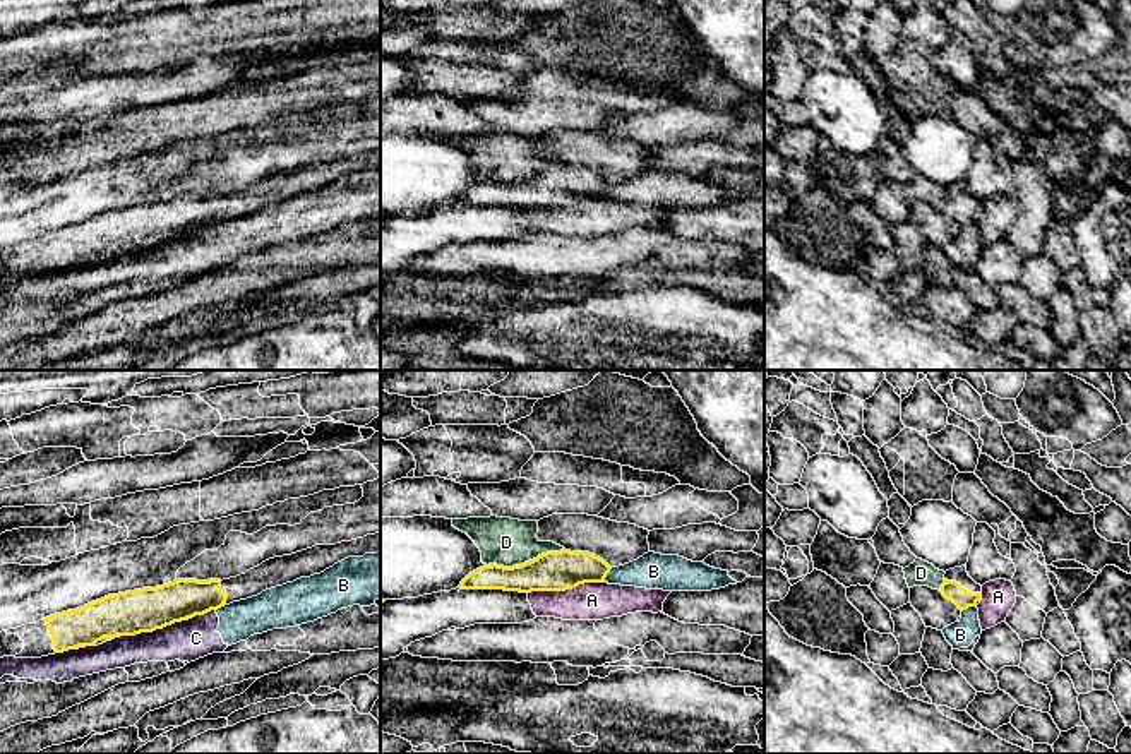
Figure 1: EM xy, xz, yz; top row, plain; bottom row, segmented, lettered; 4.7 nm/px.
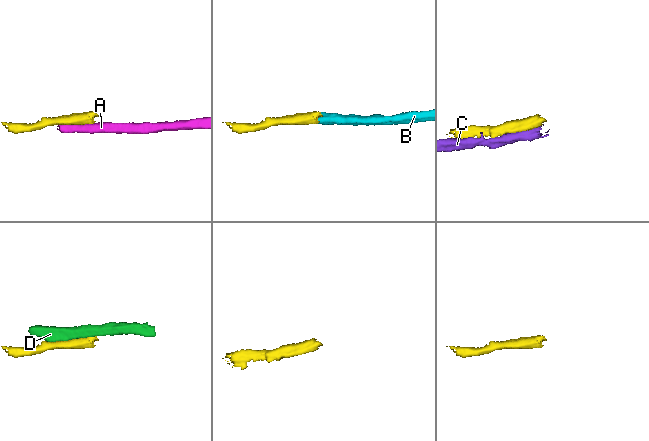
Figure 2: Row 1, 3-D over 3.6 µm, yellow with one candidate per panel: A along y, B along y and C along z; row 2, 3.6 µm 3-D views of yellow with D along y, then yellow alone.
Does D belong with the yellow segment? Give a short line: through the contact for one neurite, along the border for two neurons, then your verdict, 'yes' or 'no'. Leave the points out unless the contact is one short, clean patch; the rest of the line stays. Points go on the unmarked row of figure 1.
no

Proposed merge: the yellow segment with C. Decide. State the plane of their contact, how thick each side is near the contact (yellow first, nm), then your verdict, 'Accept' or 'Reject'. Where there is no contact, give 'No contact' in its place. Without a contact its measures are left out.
Touches yellow in xy. Thickness 200 nm (yellow) against 190 nm. Reject

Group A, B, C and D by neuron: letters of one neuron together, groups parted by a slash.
A / B C / D

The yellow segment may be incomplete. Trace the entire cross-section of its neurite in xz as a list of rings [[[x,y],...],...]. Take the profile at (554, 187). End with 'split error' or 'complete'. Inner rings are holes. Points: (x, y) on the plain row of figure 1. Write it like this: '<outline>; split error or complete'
[[[547,168],[521,182],[483,182],[470,188],[461,206],[566,207],[584,199],[607,199],[610,182],[589,168]]]; complete

